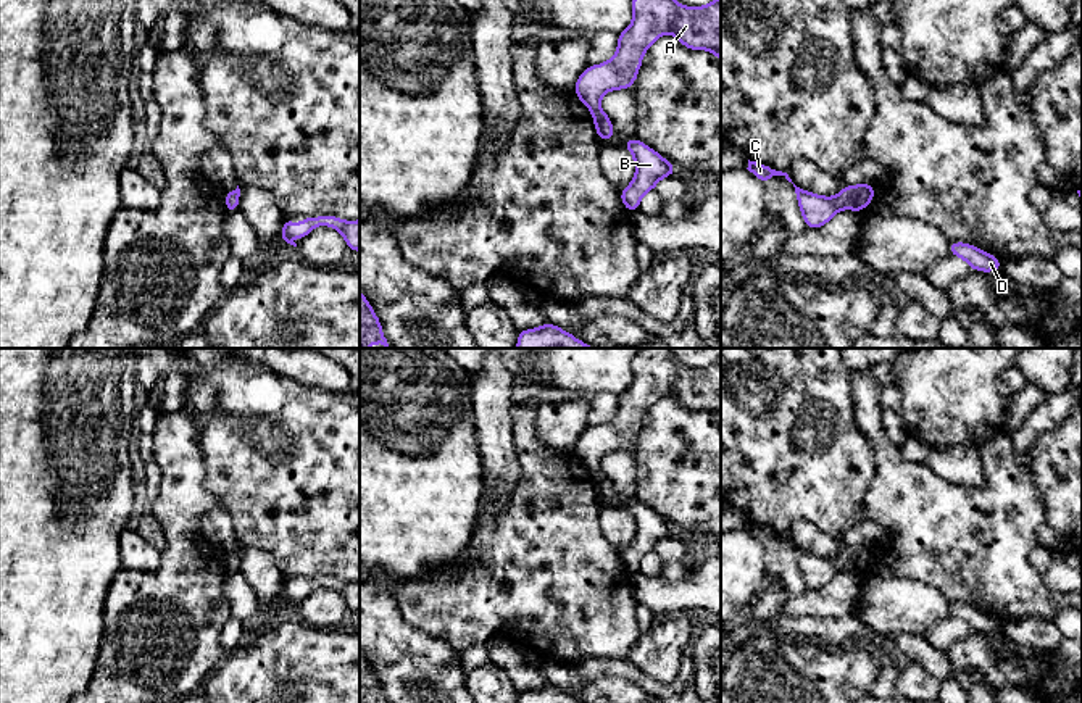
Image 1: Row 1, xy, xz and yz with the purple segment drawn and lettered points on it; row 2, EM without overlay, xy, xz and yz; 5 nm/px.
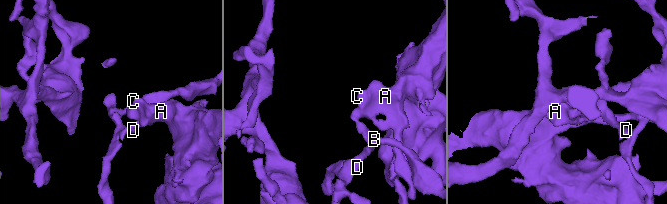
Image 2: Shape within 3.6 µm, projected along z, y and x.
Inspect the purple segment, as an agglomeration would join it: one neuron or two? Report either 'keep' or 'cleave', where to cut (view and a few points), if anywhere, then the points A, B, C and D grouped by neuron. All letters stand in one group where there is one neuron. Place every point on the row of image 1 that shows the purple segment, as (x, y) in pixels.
keep; no cut; A B C D

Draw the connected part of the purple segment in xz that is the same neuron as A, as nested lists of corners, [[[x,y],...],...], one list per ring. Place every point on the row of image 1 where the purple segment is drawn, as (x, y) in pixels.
[[[632,0],[632,23],[618,34],[616,55],[600,64],[587,66],[579,76],[574,94],[592,111],[600,140],[614,137],[600,100],[608,90],[634,85],[643,53],[663,34],[672,34],[690,50],[713,52],[721,63],[721,0],[705,6],[684,6],[676,0]]]

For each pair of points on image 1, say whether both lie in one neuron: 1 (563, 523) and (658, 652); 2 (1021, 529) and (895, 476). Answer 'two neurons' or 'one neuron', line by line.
1: two neurons
2: one neuron

